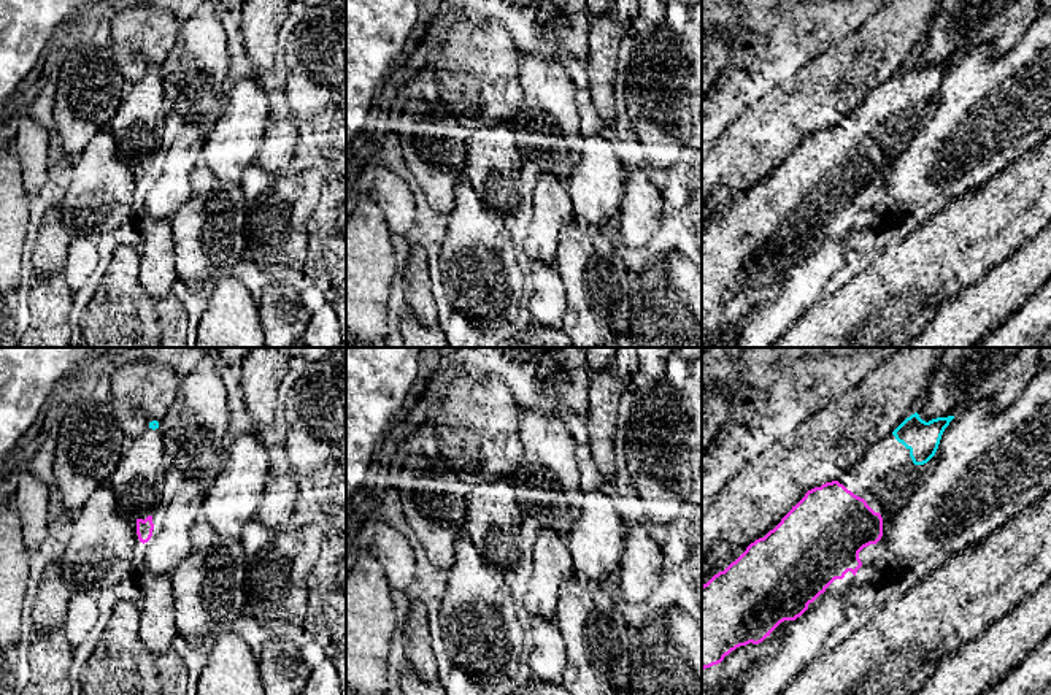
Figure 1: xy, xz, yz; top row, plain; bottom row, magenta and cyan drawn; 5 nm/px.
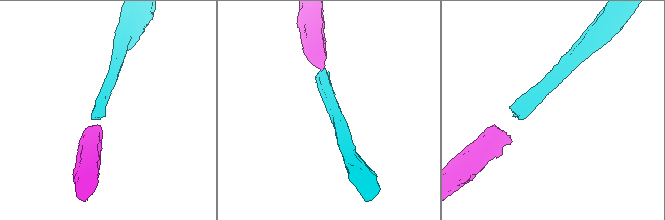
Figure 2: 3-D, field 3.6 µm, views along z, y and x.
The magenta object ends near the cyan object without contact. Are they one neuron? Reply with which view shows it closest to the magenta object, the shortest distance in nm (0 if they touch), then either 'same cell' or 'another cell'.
yz | 300 nm | same cell

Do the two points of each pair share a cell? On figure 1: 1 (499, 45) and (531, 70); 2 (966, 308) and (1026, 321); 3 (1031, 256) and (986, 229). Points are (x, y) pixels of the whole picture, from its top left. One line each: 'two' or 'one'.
1: two
2: two
3: two

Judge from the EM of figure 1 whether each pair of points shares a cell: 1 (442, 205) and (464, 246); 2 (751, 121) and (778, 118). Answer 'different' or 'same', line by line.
1: different
2: same

